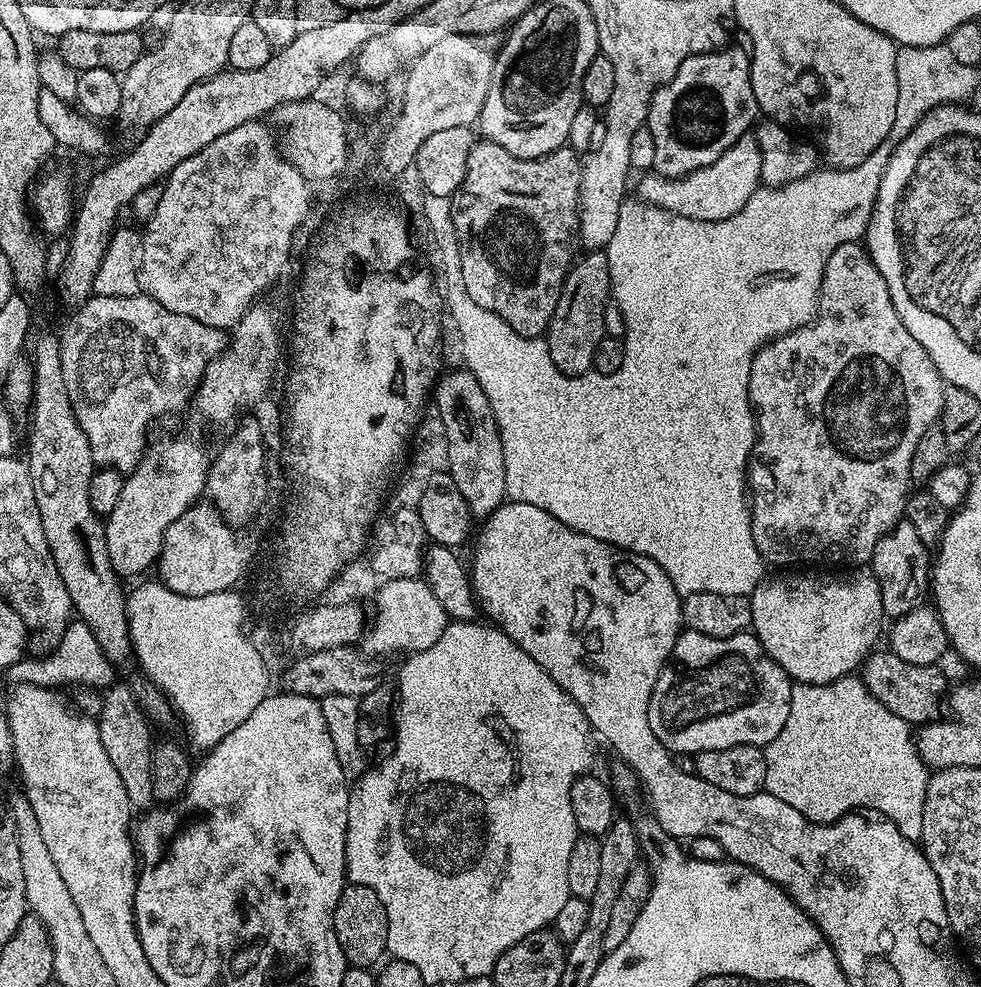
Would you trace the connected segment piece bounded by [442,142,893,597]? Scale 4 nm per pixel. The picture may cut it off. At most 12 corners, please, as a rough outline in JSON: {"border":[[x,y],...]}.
{"border":[[885,142],[730,218],[632,198],[622,366],[442,285],[512,500],[750,594],[756,351],[817,319]]}

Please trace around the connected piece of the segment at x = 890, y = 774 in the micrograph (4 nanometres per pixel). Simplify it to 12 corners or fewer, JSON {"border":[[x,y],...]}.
{"border":[[859,675],[793,683],[764,788],[919,841],[930,769]]}

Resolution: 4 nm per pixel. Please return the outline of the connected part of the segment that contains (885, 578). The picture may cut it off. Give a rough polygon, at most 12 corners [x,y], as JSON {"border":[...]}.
{"border":[[908,520],[870,561],[885,617],[929,599],[929,545]]}

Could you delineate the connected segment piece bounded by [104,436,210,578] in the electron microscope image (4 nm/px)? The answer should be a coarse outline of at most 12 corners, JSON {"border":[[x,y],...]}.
{"border":[[153,439],[104,533],[117,576],[160,558],[201,499],[209,453]]}

